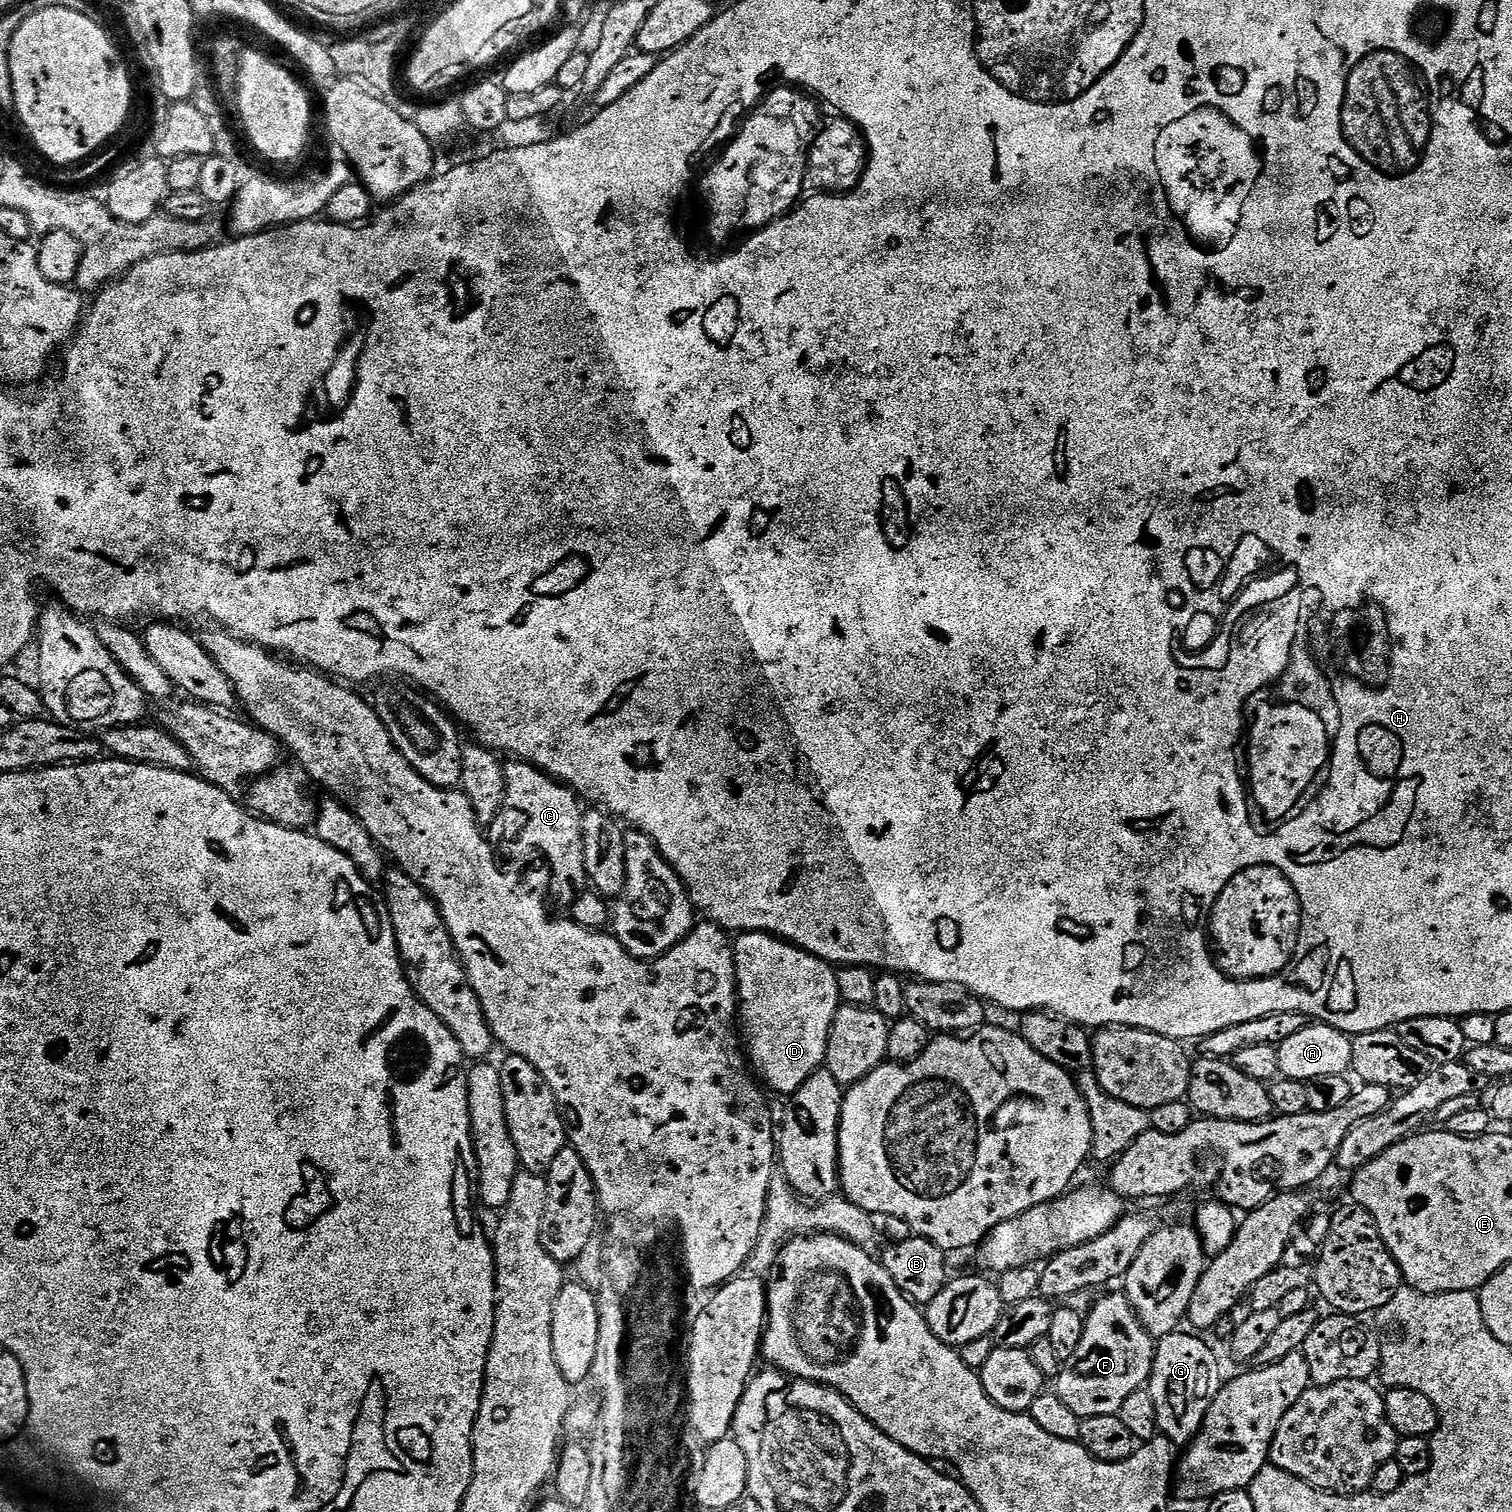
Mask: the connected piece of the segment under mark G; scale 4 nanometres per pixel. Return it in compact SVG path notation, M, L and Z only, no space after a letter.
M1177 1330L1157 1339L1155 1358L1146 1390L1154 1401L1154 1414L1159 1435L1171 1440L1173 1445L1187 1446L1200 1431L1211 1399L1222 1379L1213 1350L1195 1333Z

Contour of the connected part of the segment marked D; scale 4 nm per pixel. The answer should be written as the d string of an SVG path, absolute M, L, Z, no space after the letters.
M768 932L739 933L734 940L732 959L736 961L738 1024L746 1041L747 1059L755 1075L765 1085L768 1083L774 1091L781 1092L782 1097L788 1098L823 1065L828 1031L834 1014L842 1003L838 994L836 968L806 950L795 948L778 936L771 936Z

